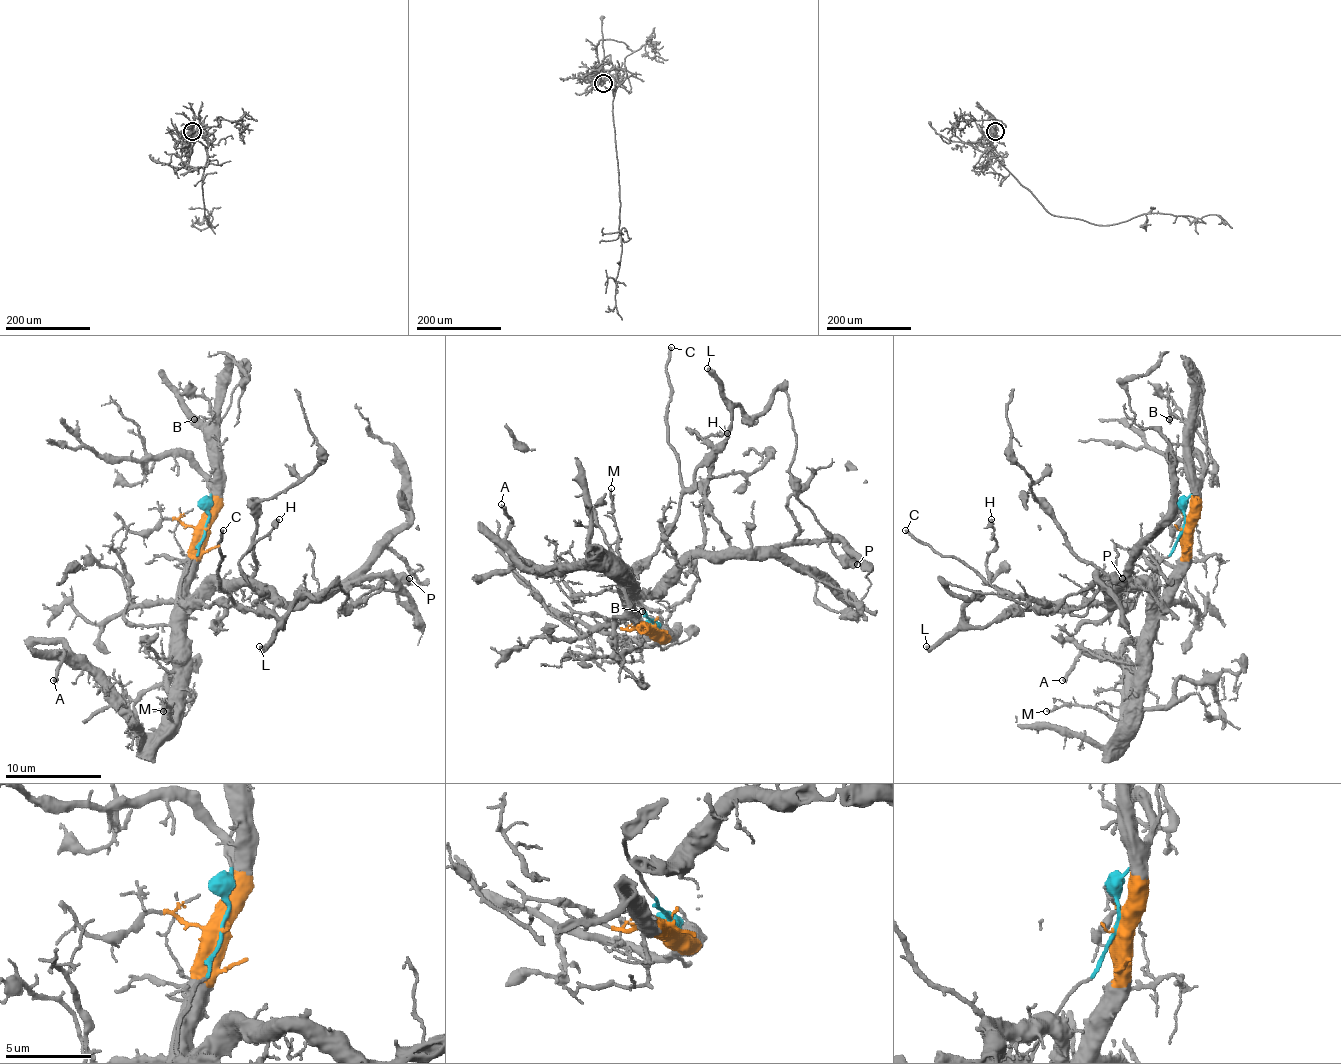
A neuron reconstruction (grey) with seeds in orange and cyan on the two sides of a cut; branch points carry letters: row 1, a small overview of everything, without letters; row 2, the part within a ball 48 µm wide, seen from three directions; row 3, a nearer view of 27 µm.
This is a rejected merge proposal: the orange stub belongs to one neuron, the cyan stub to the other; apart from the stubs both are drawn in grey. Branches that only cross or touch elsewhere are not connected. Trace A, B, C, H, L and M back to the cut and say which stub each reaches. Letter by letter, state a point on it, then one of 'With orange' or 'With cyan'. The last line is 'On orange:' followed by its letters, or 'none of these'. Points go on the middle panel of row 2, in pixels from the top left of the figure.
A: Place: (501, 504). With orange
B: Place: (642, 611). With orange
C: Place: (671, 347). With cyan
H: Place: (727, 433). With orange
L: Place: (707, 368). With cyan
M: Place: (611, 488). With orange
On orange: A, B, H, M

